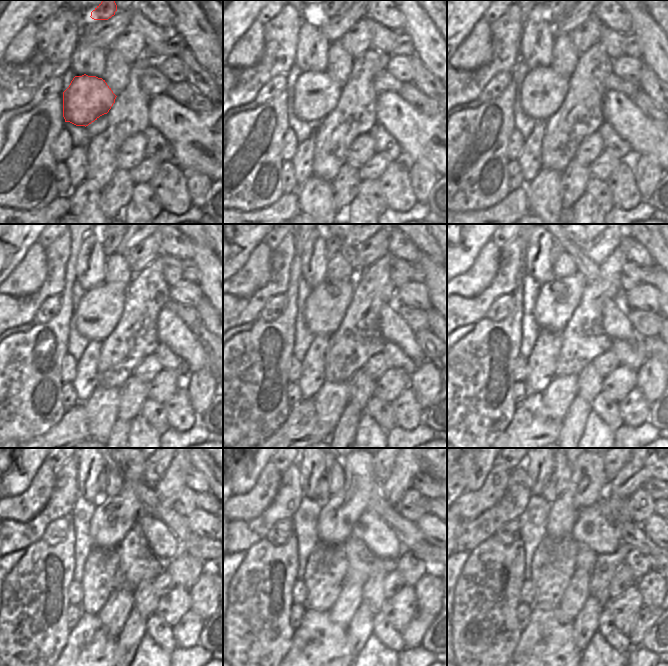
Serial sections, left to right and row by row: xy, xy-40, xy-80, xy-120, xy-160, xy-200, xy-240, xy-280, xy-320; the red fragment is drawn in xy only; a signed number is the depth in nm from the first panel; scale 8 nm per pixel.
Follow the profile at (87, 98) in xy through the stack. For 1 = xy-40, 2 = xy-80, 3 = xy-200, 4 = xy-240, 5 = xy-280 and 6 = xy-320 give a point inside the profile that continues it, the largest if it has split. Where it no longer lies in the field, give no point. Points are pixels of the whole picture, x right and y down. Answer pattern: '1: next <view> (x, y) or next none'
1: next xy-40 (315, 95)
2: next xy-80 (543, 90)
3: next xy-200 (558, 298)
4: next xy-240 (114, 516)
5: next xy-280 (338, 515)
6: next xy-320 (588, 483)

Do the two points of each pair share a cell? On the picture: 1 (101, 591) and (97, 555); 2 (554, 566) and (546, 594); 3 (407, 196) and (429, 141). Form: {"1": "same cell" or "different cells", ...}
{"1": "same cell", "2": "same cell", "3": "different cells"}

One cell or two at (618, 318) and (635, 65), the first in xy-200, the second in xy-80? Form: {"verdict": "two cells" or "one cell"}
{"verdict": "two cells"}

